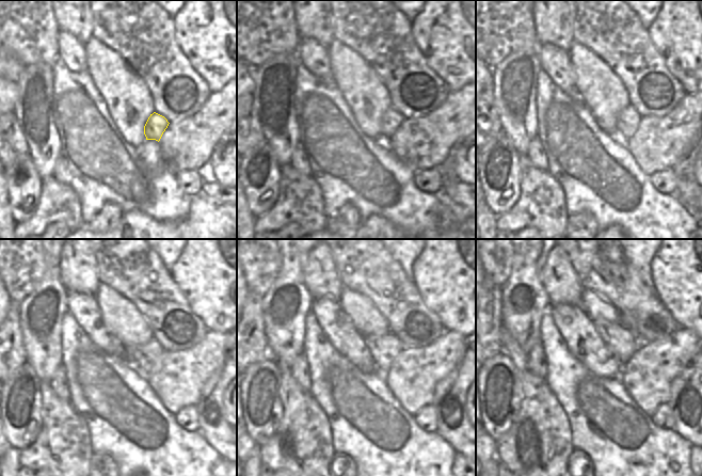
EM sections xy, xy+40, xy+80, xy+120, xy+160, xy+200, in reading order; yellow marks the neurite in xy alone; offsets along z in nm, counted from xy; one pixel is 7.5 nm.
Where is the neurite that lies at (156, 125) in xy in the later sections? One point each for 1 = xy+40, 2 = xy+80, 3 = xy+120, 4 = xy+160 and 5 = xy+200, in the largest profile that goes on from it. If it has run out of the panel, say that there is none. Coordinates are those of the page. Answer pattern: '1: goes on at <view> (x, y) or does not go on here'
1: goes on at xy+40 (392, 120)
2: goes on at xy+80 (628, 120)
3: goes on at xy+120 (145, 358)
4: goes on at xy+160 (383, 349)
5: goes on at xy+200 (621, 340)

